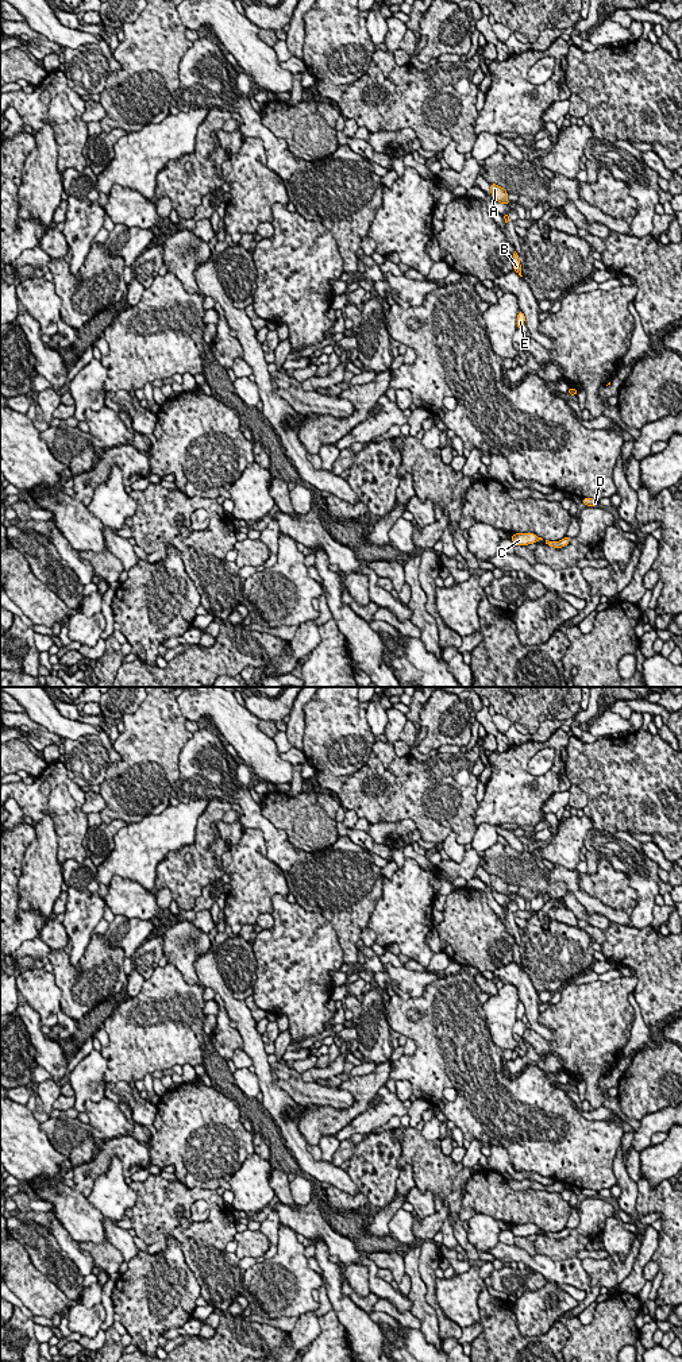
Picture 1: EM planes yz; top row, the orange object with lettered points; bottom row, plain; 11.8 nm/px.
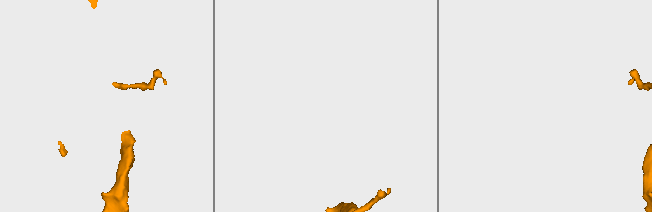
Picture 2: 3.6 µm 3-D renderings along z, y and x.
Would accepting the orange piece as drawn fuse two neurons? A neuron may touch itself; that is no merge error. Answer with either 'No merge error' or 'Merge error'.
Merge error

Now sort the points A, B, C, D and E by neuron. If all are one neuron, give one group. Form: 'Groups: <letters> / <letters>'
Groups: A B C E / D

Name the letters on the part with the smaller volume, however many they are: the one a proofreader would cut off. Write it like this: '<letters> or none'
D

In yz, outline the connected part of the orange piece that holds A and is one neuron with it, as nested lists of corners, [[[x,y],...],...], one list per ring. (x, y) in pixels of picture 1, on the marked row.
[[[490,184],[490,193],[497,202],[501,202],[504,205],[510,204],[510,201],[506,198],[508,192],[504,188],[498,186],[497,184]]]

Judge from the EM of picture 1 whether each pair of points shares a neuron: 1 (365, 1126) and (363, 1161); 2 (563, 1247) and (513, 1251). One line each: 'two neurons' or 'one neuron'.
1: two neurons
2: two neurons

